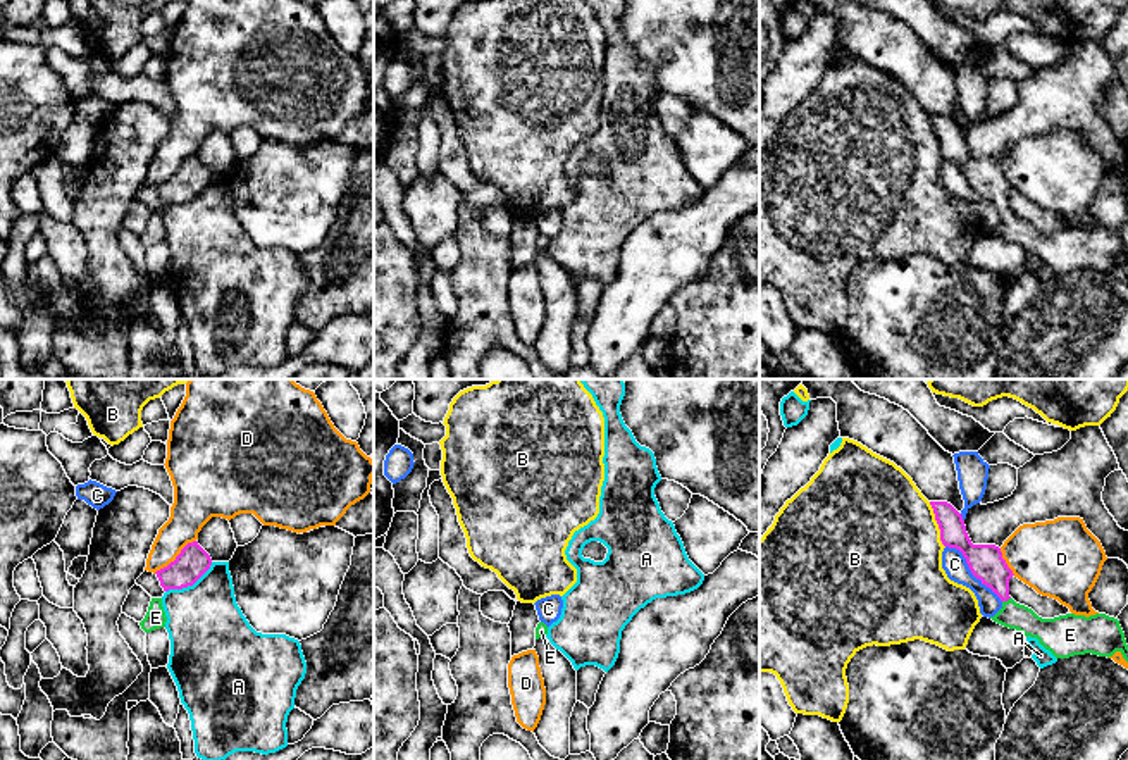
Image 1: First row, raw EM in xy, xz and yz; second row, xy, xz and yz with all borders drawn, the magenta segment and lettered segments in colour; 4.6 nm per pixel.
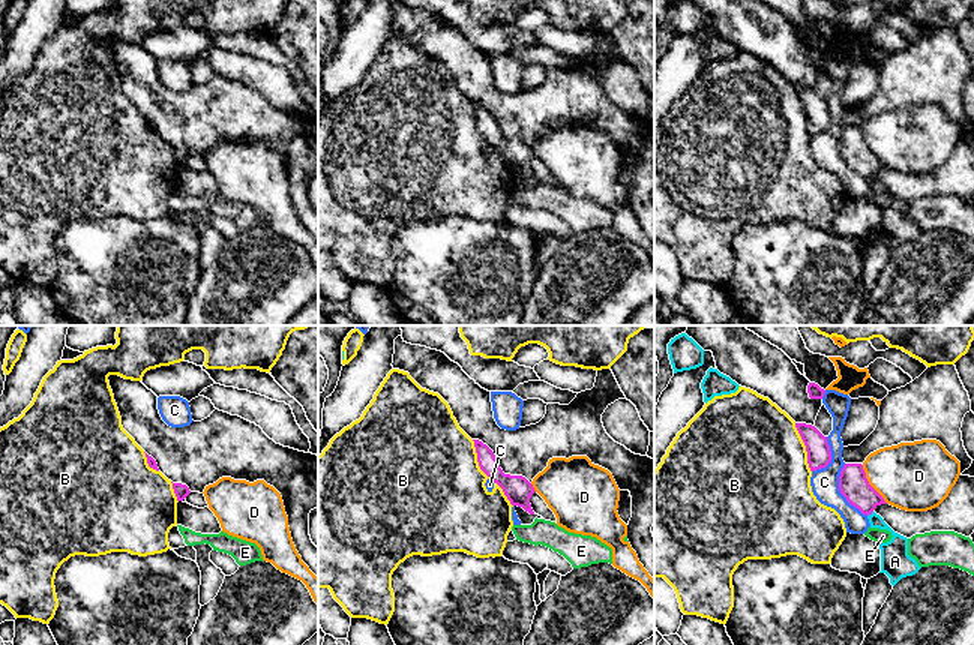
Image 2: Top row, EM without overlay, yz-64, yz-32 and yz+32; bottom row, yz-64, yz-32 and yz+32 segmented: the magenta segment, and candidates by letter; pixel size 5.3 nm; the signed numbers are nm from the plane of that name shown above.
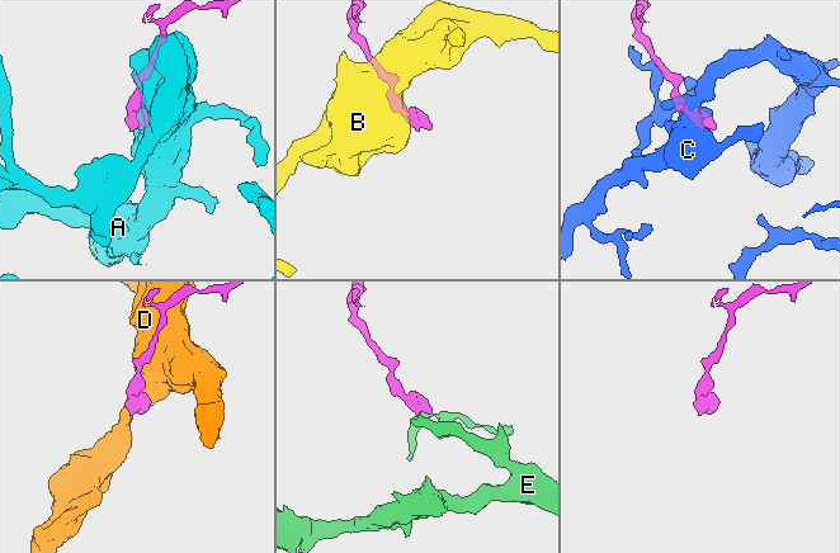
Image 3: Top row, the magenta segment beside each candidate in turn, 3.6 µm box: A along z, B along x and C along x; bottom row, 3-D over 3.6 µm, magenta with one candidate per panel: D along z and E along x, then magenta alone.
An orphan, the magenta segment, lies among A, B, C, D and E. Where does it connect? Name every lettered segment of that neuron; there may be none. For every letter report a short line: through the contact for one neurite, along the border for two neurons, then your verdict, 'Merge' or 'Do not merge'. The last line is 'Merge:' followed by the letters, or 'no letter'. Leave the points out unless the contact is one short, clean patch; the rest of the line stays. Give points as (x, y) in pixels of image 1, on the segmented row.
A: Do not merge
B: Do not merge
C: Do not merge
D: Do not merge
E: Line: yz (985, 562), (996, 574), (1006, 600), (1030, 624), (1049, 631). Merge
Merge: E

